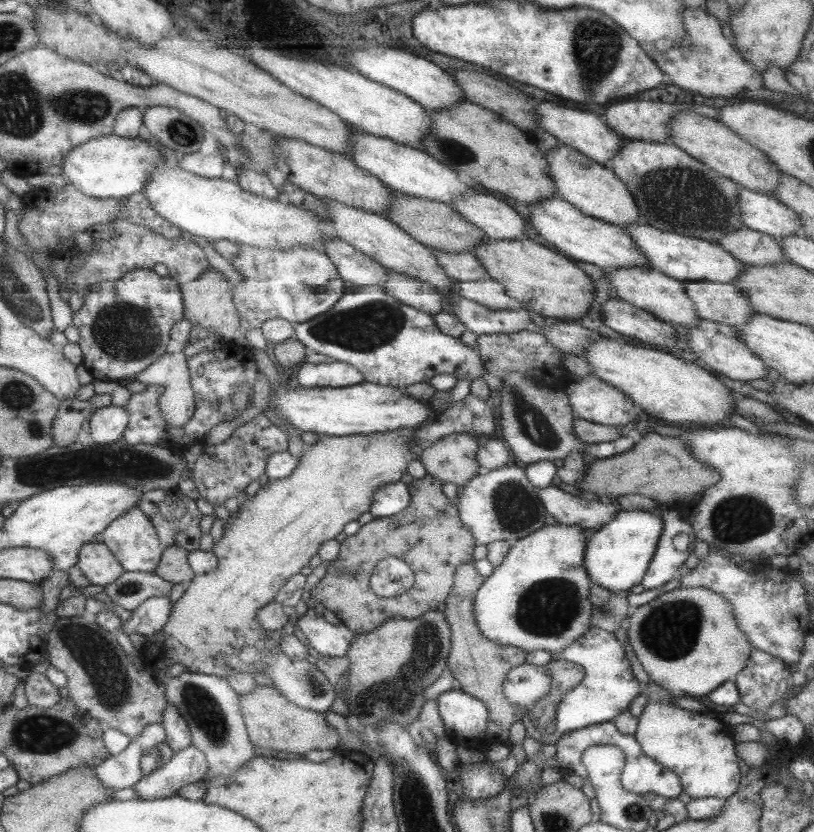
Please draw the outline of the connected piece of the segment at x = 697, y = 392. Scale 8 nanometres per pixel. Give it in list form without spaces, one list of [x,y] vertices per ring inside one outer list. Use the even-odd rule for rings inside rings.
[[[603,335],[596,336],[584,351],[592,374],[616,386],[639,410],[668,422],[723,424],[730,413],[736,413],[735,395],[708,370],[694,362],[672,356],[672,352],[619,342]]]

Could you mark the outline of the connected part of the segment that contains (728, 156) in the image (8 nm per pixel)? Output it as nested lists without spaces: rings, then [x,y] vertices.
[[[678,112],[670,119],[670,141],[678,148],[682,148],[692,158],[702,161],[711,170],[732,180],[738,186],[754,190],[754,192],[774,194],[779,184],[782,172],[756,146],[738,136],[728,126],[724,126],[719,119],[701,116],[696,112]]]

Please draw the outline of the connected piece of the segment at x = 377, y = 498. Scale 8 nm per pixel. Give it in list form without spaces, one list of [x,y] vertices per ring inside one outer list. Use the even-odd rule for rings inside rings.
[[[400,480],[380,486],[376,490],[369,512],[376,518],[385,518],[399,514],[410,504],[410,489]]]

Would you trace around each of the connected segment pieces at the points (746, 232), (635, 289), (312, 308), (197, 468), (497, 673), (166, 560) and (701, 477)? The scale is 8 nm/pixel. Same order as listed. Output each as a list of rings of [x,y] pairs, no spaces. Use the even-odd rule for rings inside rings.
[[[746,226],[726,234],[717,243],[746,265],[774,265],[788,261],[777,239]]]
[[[622,267],[616,268],[614,272],[608,274],[608,280],[612,288],[616,288],[616,296],[626,302],[631,303],[636,308],[647,310],[659,320],[670,324],[678,324],[691,329],[699,324],[701,320],[694,308],[694,302],[686,294],[685,281],[670,278],[662,271],[652,267]]]
[[[236,243],[238,255],[231,260],[242,281],[232,285],[232,298],[238,310],[241,330],[261,329],[268,321],[280,318],[290,323],[308,322],[330,310],[344,294],[344,279],[324,252],[306,245],[290,249],[262,249]]]
[[[259,414],[249,422],[237,427],[226,441],[216,445],[203,443],[203,451],[194,464],[193,480],[201,498],[212,505],[224,505],[228,498],[243,495],[246,486],[252,480],[265,479],[267,460],[271,454],[288,450],[287,433],[275,425],[270,418]]]
[[[473,562],[462,564],[456,570],[454,587],[445,601],[446,609],[443,613],[451,628],[451,652],[447,659],[447,669],[452,671],[460,690],[482,701],[488,709],[486,732],[478,737],[469,738],[473,747],[486,751],[497,744],[510,746],[510,726],[524,716],[524,709],[508,701],[502,684],[508,671],[527,662],[528,653],[518,649],[517,646],[502,646],[490,642],[490,639],[480,631],[474,619],[474,602],[475,595],[485,579],[478,574]]]
[[[180,546],[165,547],[159,566],[154,571],[170,583],[187,584],[196,574],[188,563],[189,551]]]
[[[651,432],[646,434],[642,442],[634,444],[634,466],[632,466],[632,448],[620,454],[618,460],[612,457],[589,460],[584,478],[580,482],[574,482],[574,485],[580,488],[583,496],[602,500],[618,498],[624,494],[644,494],[656,500],[658,494],[660,502],[674,502],[674,500],[686,500],[686,494],[688,498],[692,498],[694,494],[714,486],[716,482],[718,472],[714,468],[708,468],[706,464],[700,464],[692,456],[684,440]]]

